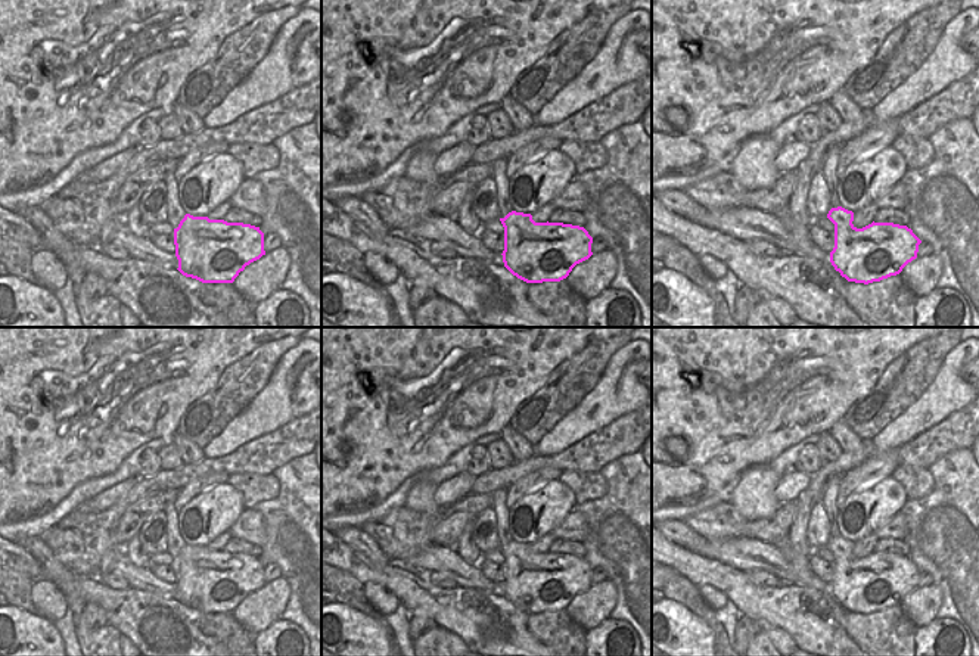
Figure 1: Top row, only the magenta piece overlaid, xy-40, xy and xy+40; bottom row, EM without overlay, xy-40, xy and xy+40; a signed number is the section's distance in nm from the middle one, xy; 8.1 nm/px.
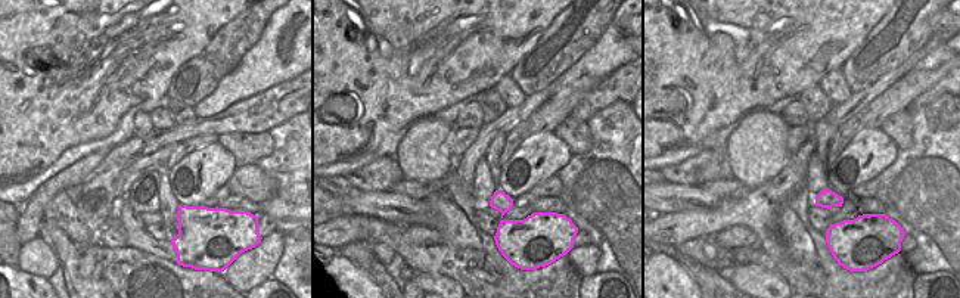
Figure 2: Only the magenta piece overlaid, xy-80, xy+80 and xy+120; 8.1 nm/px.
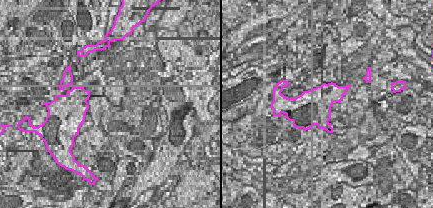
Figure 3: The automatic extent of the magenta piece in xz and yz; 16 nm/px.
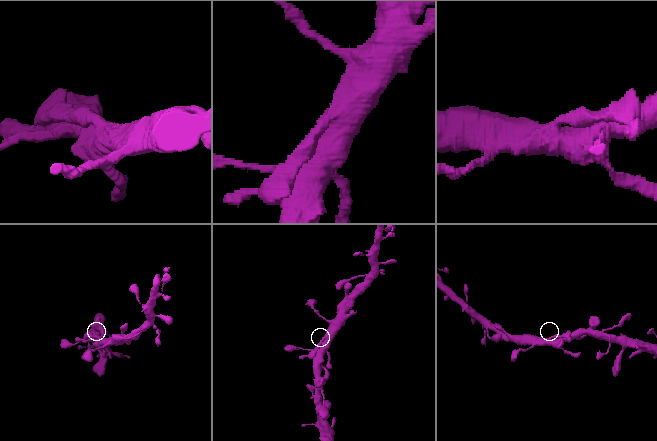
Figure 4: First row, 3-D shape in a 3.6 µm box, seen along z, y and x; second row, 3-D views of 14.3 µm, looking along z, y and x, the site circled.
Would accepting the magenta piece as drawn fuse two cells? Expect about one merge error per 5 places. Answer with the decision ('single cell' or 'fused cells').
single cell

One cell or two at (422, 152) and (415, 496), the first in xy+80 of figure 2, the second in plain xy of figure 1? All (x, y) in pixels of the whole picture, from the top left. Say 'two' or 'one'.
one

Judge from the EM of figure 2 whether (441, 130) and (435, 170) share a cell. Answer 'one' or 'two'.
one

